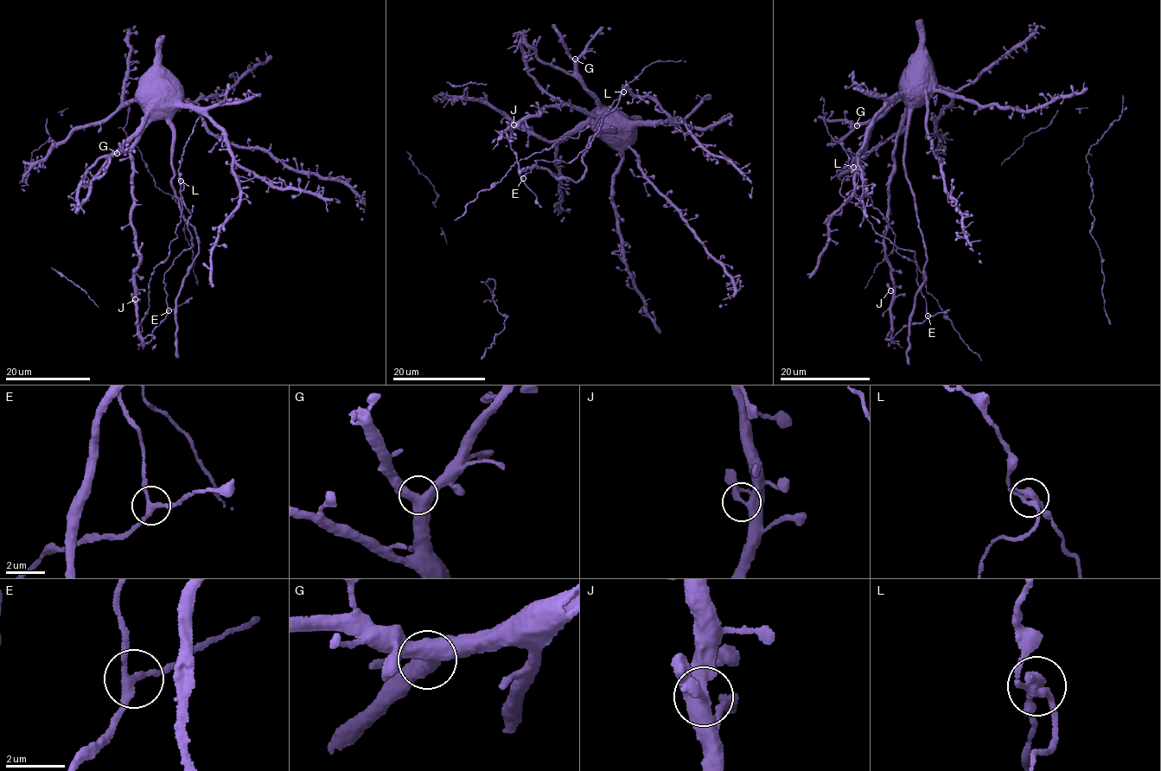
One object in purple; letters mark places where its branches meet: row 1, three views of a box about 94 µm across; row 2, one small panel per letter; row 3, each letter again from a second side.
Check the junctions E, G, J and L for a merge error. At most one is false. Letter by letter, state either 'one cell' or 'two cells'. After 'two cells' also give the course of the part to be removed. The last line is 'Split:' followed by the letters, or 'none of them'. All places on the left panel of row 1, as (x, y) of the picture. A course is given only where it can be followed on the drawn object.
E: one cell
G: one cell
J: one cell
L: two cells; foreign part runs (181, 181), (176, 237), (149, 283), (149, 309), (140, 324), (137, 349)
Split: L

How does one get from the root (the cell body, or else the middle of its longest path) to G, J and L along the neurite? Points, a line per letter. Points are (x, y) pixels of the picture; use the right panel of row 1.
G: (917, 77), (920, 84), (905, 96), (892, 102), (883, 112), (857, 125)
J: (917, 77), (915, 99), (909, 105), (896, 137), (894, 174), (889, 187), (884, 245), (893, 282), (890, 290)
L: (917, 77), (889, 187), (889, 340), (921, 324), (926, 302), (914, 251), (877, 234), (841, 195), (853, 166)

